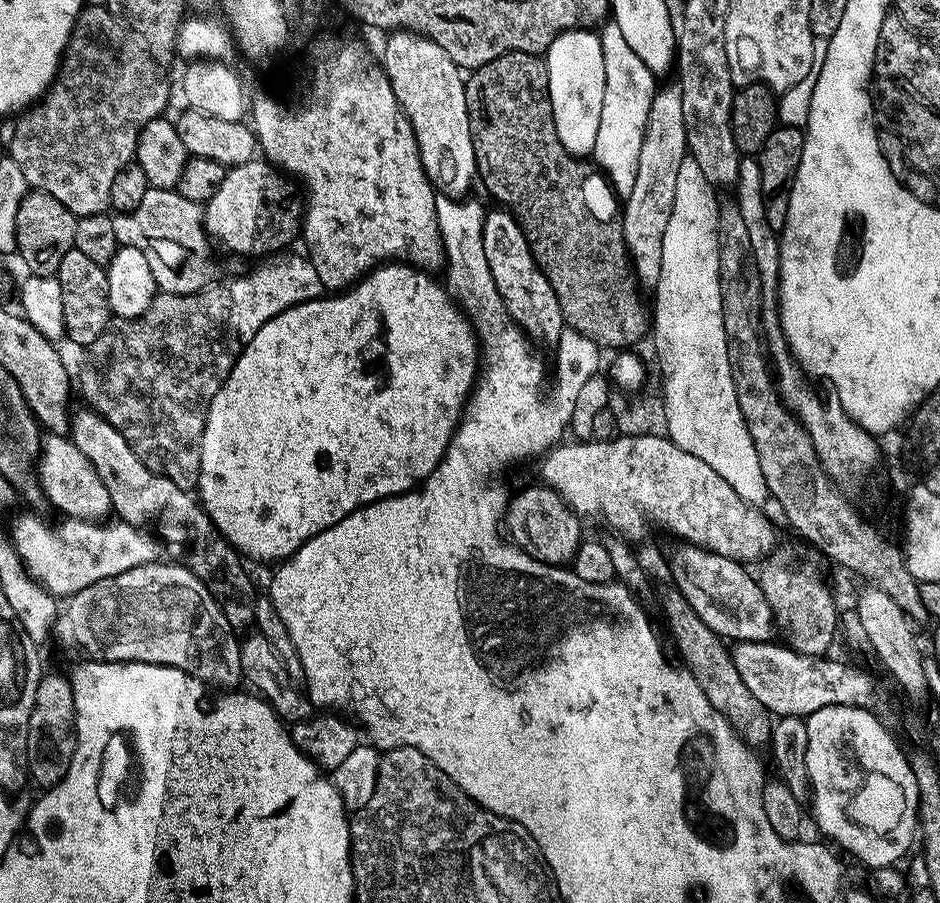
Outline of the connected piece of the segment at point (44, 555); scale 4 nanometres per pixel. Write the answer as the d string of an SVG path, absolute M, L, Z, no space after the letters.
M20 516L12 528L12 534L10 533L11 541L27 571L35 577L45 593L48 591L56 596L71 598L102 578L117 576L143 564L157 563L159 556L156 555L159 554L161 545L151 531L123 522L108 524L109 522L71 518L63 522L64 525L52 529L36 516Z

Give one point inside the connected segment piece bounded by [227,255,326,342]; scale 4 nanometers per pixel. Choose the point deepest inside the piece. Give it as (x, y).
(270, 290)

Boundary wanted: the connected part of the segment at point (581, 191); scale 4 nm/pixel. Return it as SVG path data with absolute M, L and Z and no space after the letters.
M507 52L490 62L486 66L475 69L467 77L464 85L466 90L466 106L470 114L472 123L472 138L476 141L476 167L478 169L479 179L484 180L484 188L497 200L499 207L510 213L516 219L520 229L526 234L530 250L538 262L538 266L546 274L550 286L554 286L554 294L558 298L558 306L562 306L565 325L582 334L586 334L590 339L599 342L601 345L613 344L613 349L628 350L643 338L647 332L650 332L650 316L644 313L644 308L640 305L640 296L636 293L638 289L637 281L634 279L634 273L630 267L628 250L624 247L623 227L608 228L612 224L612 219L618 216L618 200L614 195L614 189L608 183L607 176L597 170L591 163L581 162L577 157L572 156L558 142L558 134L554 126L554 114L552 113L552 103L548 97L548 65L535 52Z

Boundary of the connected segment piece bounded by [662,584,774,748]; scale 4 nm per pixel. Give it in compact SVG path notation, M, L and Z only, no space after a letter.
M666 584L663 588L662 606L670 634L685 662L683 665L698 682L699 688L706 695L707 702L713 711L723 714L749 747L759 748L758 746L764 746L768 742L770 744L774 736L771 715L742 682L725 641L698 618L698 614L694 613L693 608L686 602L685 596L675 585Z

